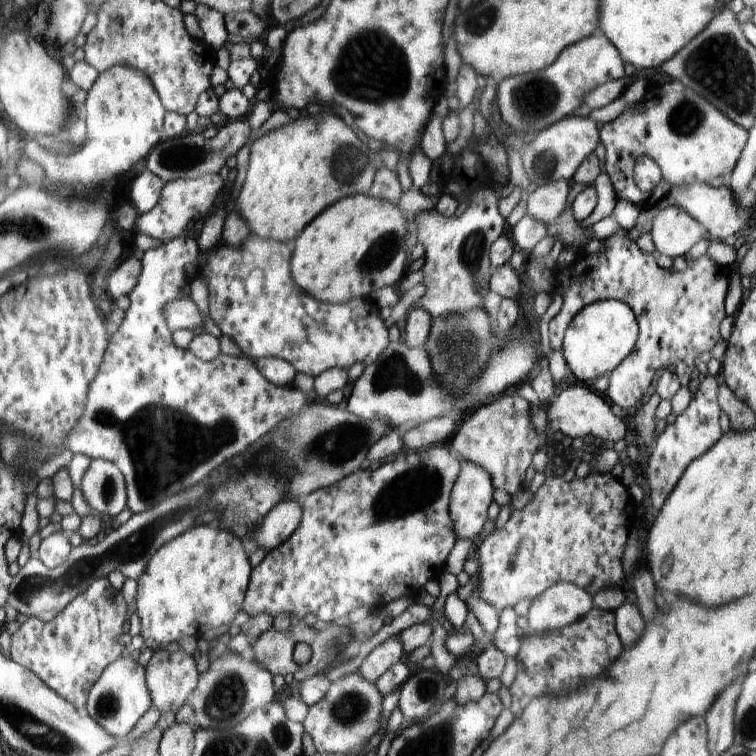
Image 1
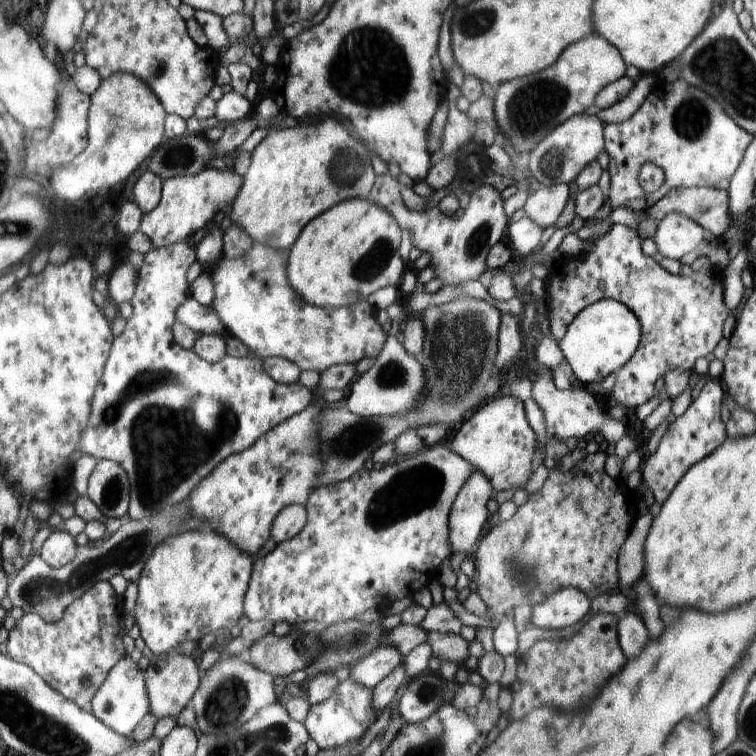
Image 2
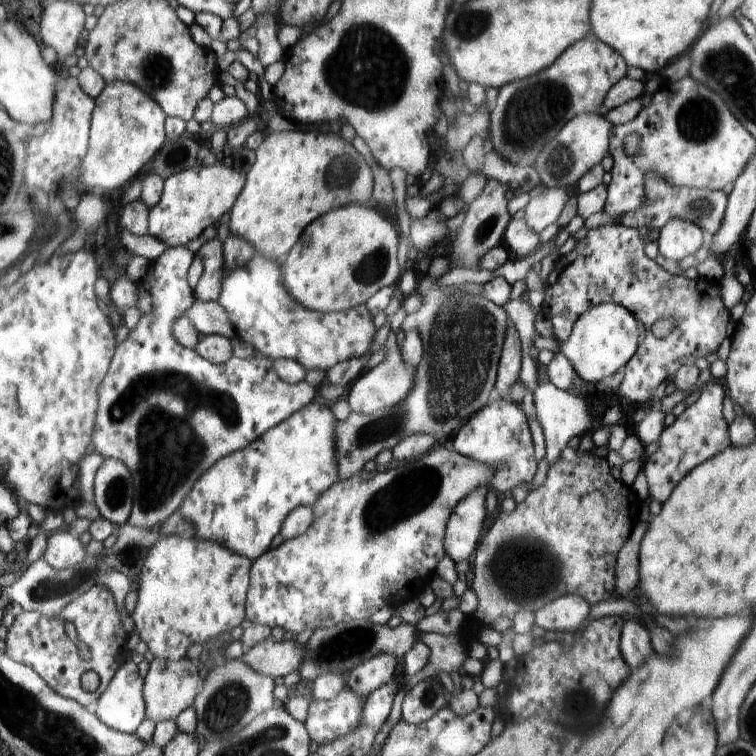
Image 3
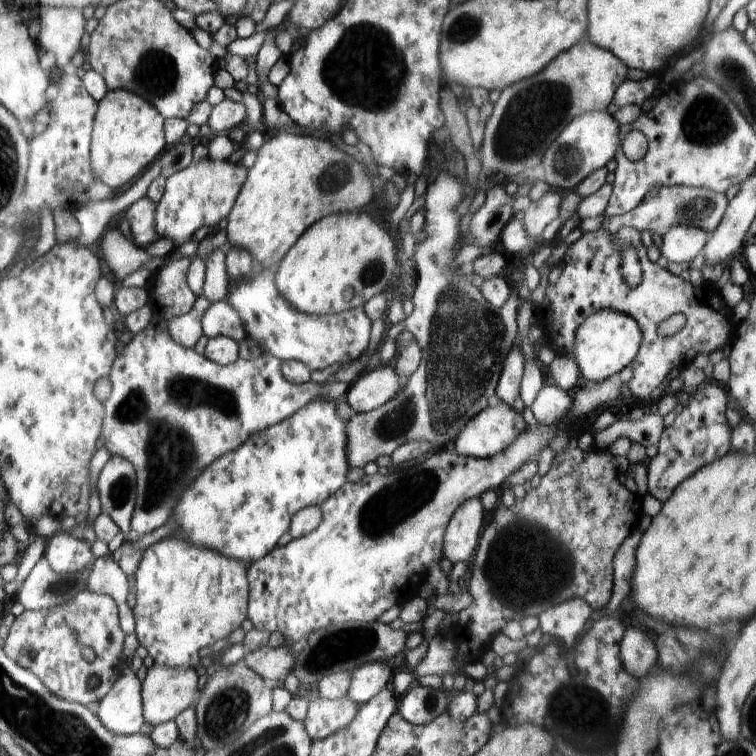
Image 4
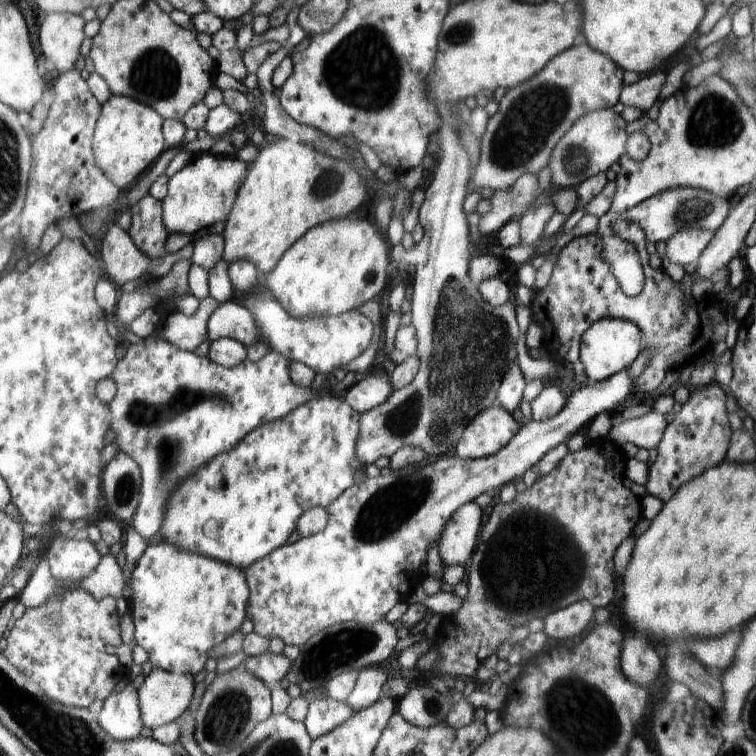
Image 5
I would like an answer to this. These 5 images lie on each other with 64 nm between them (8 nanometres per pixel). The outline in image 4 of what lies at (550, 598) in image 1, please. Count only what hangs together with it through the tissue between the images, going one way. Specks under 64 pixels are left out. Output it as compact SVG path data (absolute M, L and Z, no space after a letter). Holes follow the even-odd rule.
M576 597L543 610L538 616L539 629L550 637L564 640L568 646L574 646L595 617L591 606L583 598Z

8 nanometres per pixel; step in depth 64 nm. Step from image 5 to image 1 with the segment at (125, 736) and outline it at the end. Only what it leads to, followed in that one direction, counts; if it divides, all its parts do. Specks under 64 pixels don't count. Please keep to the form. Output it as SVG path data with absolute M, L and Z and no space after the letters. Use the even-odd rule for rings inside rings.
M135 654L112 662L104 670L104 678L92 686L92 698L88 698L88 715L100 724L112 736L120 738L128 735L140 716L152 706L150 688L147 686L147 668L142 666Z

